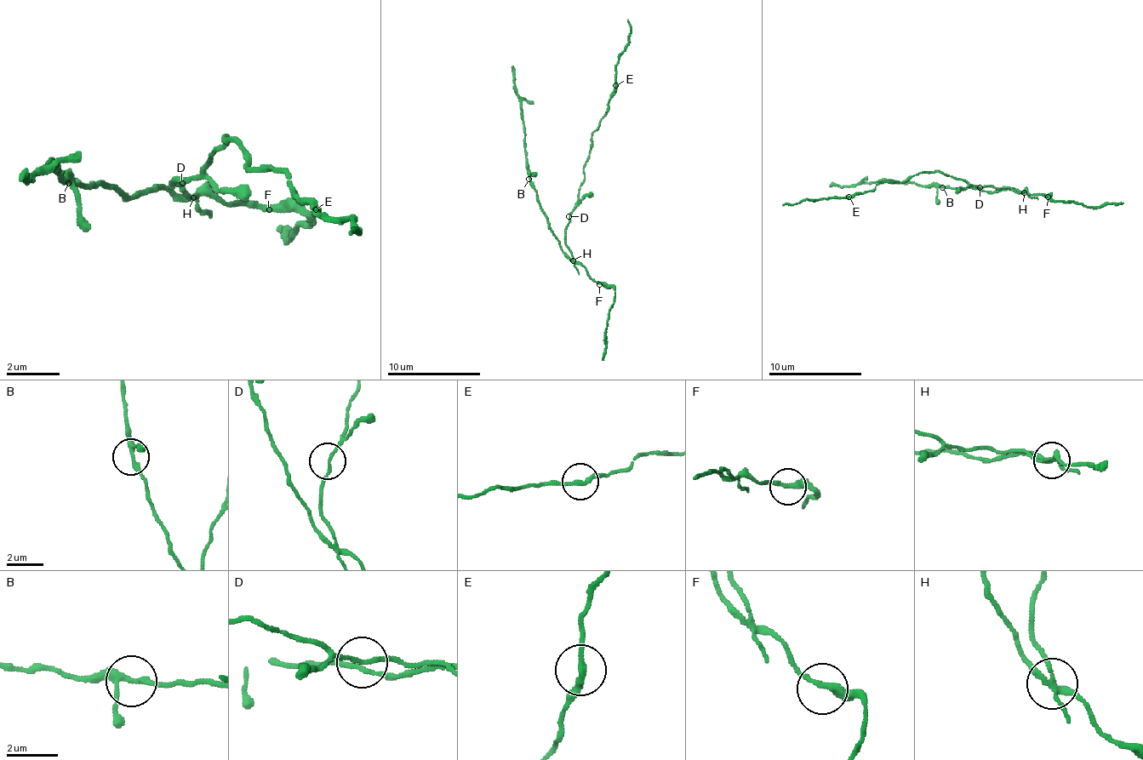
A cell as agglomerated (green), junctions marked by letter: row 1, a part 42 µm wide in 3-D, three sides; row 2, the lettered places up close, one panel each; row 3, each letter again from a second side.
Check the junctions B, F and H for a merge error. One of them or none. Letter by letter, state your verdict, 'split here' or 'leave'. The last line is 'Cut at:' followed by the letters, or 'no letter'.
B: leave
F: leave
H: split here
Cut at: H

